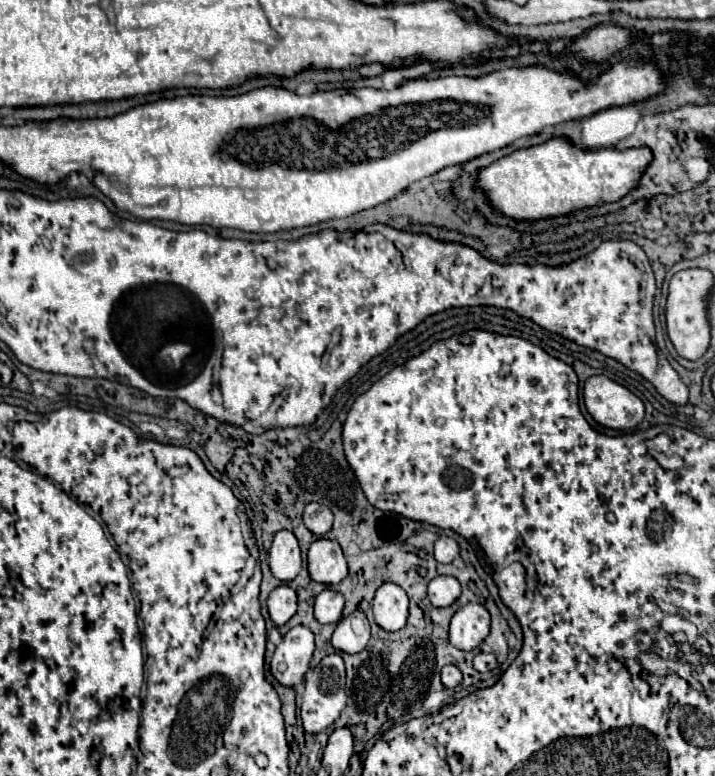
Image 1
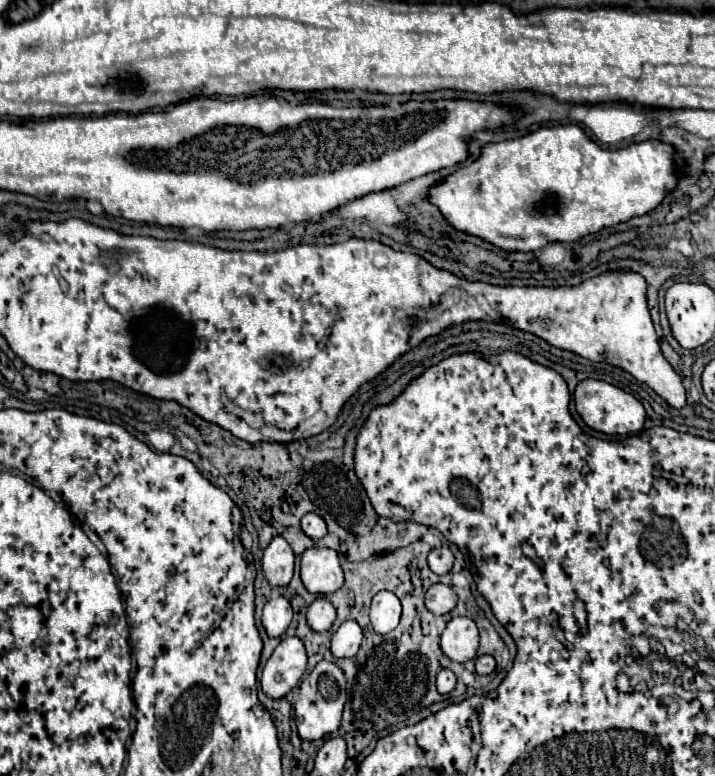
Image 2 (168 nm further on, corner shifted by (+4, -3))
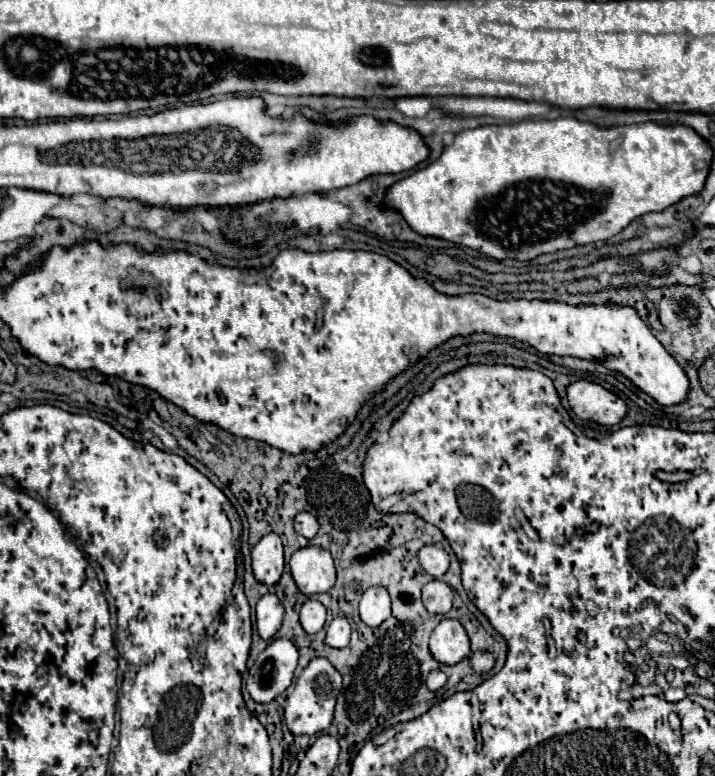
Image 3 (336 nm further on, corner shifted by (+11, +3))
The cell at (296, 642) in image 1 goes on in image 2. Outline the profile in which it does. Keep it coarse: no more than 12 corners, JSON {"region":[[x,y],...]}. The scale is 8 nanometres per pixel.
{"region":[[285,637],[269,657],[261,689],[271,699],[299,685],[307,655]]}

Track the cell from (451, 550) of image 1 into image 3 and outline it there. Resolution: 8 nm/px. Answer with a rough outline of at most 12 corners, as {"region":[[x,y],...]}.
{"region":[[438,545],[418,551],[422,569],[436,579],[448,571],[448,553]]}

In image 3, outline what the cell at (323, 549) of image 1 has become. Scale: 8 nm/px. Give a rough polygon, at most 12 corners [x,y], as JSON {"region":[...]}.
{"region":[[308,545],[290,559],[298,589],[324,593],[336,583],[334,561]]}

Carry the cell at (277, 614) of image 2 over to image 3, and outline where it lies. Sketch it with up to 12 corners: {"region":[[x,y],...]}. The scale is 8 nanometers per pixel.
{"region":[[276,595],[256,605],[256,625],[262,639],[280,629],[284,607]]}

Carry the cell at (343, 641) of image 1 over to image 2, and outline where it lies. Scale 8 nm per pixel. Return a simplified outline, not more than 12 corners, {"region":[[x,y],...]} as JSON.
{"region":[[345,621],[331,639],[335,657],[355,657],[363,633]]}

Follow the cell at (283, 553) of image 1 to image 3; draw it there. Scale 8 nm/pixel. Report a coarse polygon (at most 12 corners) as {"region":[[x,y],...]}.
{"region":[[276,533],[252,547],[254,577],[274,585],[284,571]]}

